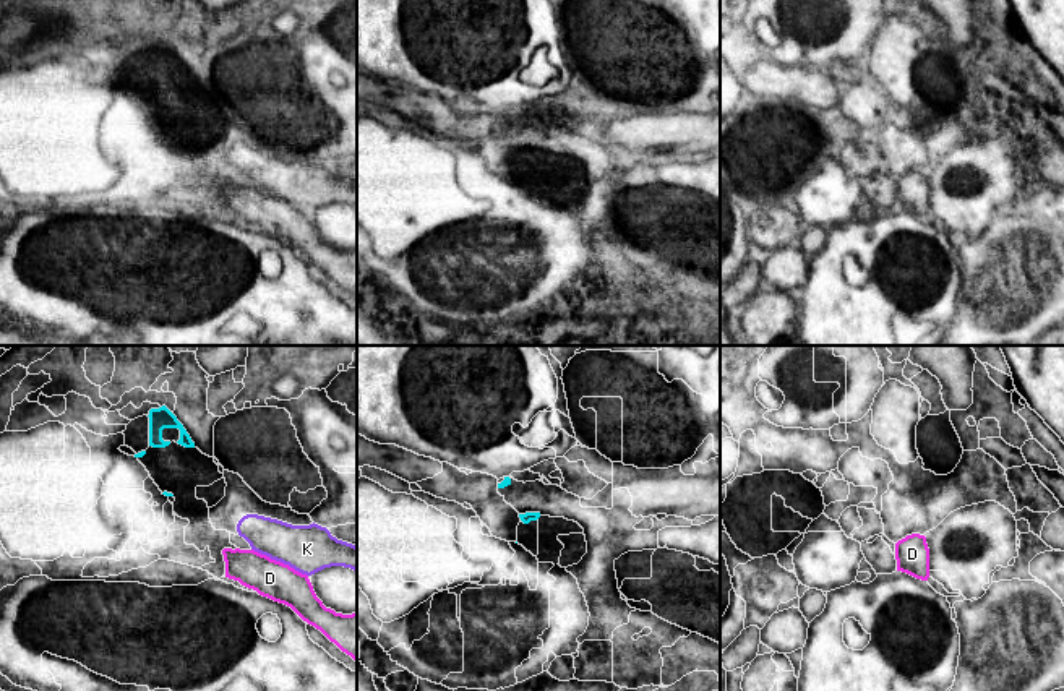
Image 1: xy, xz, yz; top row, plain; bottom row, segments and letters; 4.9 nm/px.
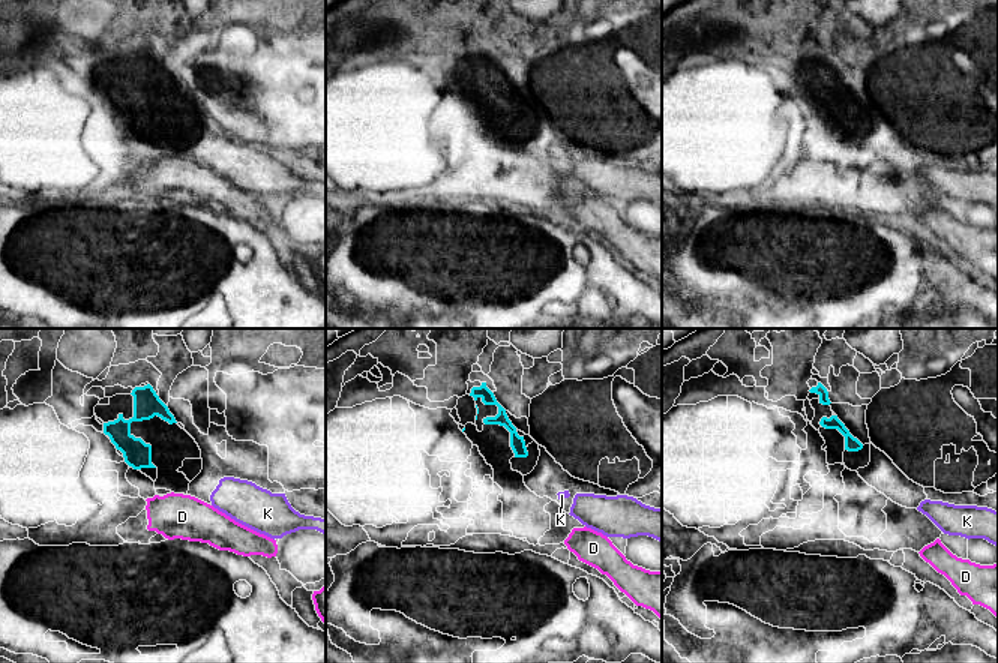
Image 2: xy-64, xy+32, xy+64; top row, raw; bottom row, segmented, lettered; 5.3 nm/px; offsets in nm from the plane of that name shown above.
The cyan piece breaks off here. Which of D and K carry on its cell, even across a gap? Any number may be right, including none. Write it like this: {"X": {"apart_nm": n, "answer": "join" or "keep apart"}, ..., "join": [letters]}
{"D": {"apart_nm": 360, "answer": "keep apart"}, "K": {"apart_nm": 360, "answer": "join"}, "join": ["K"]}

